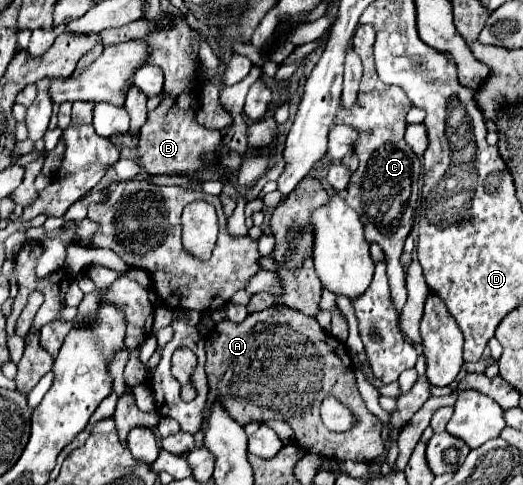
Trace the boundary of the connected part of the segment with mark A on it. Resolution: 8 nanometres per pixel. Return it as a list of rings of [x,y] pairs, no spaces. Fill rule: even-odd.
[[[273,306],[257,314],[249,314],[241,324],[223,320],[207,336],[207,364],[211,390],[217,392],[227,412],[241,424],[269,420],[287,422],[293,428],[295,442],[305,452],[335,458],[339,462],[373,462],[385,454],[381,438],[383,424],[373,416],[357,390],[355,370],[347,346],[327,334],[315,318]],[[325,396],[335,396],[355,416],[355,426],[343,434],[327,430],[321,422],[319,406]]]

